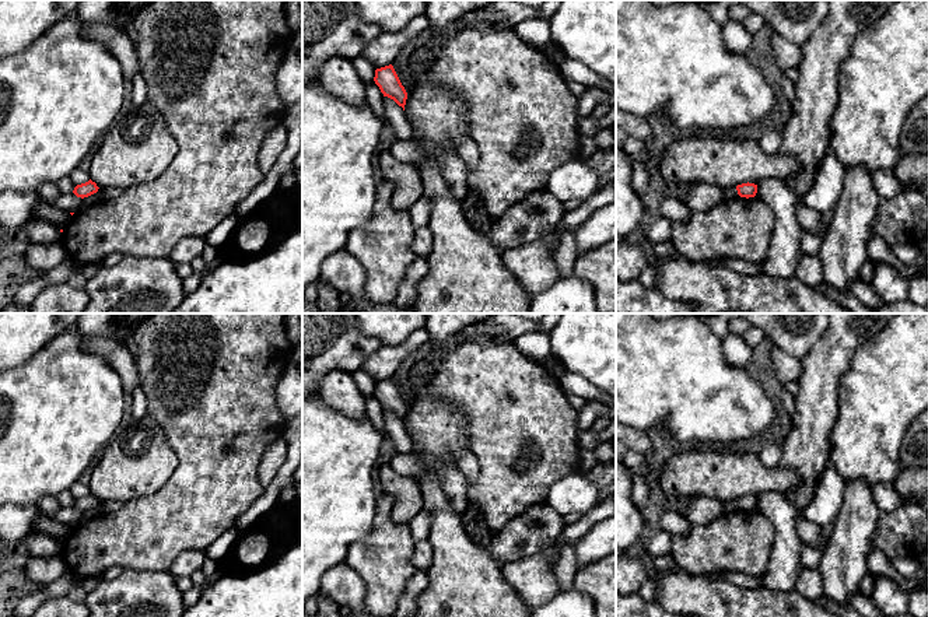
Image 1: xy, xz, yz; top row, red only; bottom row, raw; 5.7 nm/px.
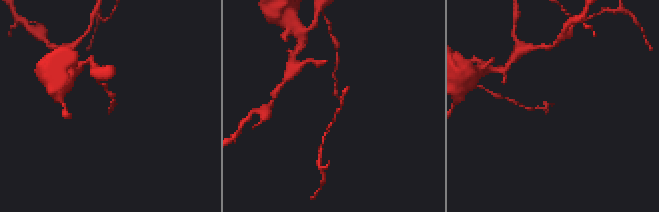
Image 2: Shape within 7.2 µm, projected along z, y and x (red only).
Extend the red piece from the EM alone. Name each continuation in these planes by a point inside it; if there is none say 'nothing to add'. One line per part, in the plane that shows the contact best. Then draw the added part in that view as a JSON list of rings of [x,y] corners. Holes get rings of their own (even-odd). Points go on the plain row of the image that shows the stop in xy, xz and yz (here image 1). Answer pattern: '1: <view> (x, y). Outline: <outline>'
nothing to add

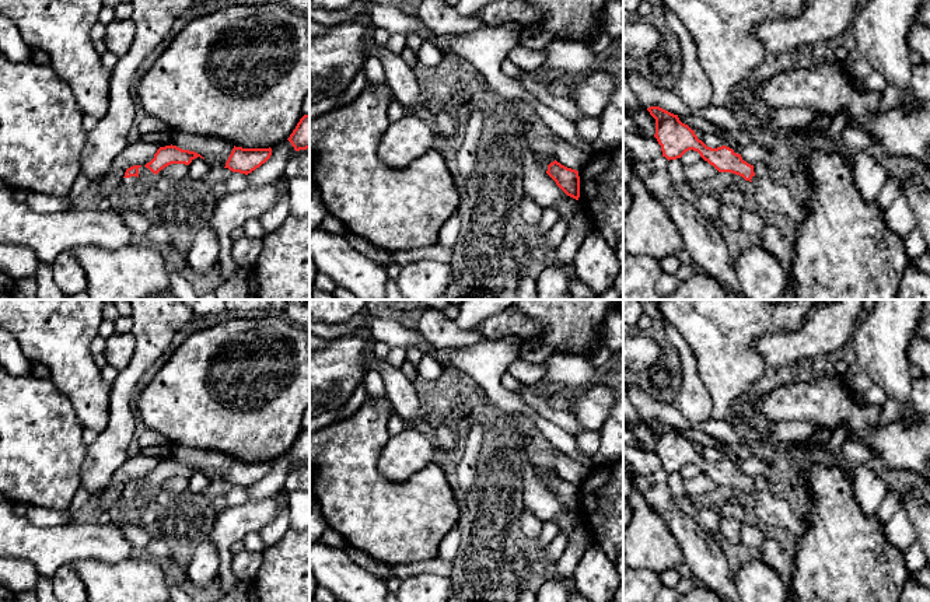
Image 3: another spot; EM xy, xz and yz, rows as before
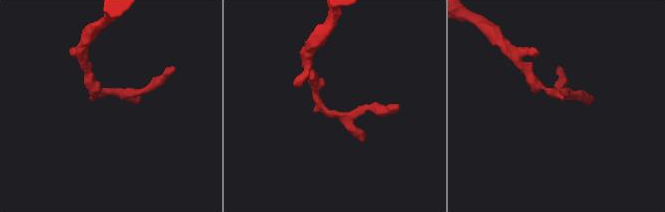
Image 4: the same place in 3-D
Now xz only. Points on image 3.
nothing to add

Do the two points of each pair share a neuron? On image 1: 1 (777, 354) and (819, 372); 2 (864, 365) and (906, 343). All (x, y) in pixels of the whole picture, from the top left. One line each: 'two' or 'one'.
1: two
2: one

